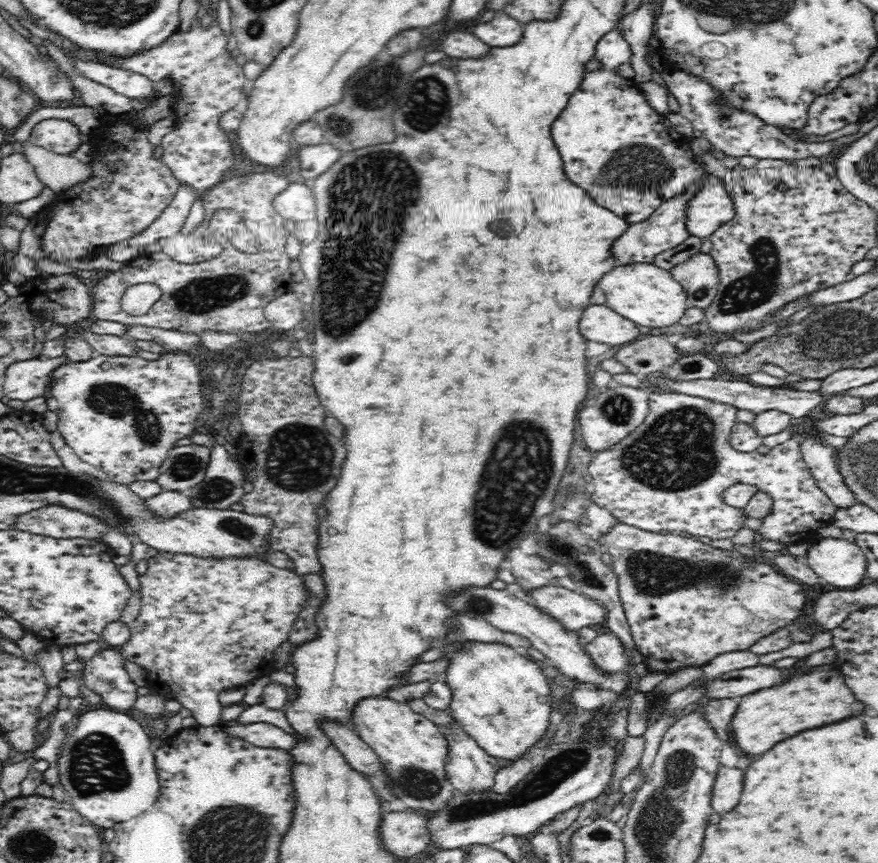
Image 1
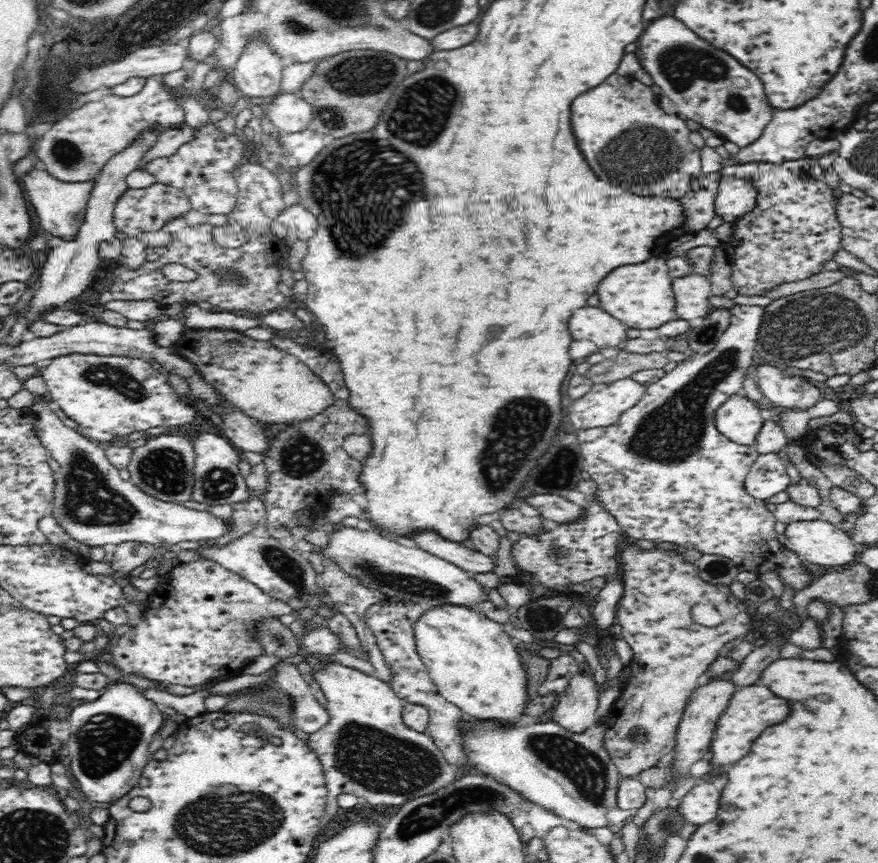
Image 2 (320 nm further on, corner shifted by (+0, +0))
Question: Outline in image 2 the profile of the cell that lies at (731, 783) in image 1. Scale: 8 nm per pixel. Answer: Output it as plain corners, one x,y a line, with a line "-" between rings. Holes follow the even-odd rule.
711,780
698,782
680,800
678,813
688,824
700,826
704,822
714,820
718,810
720,790
714,788

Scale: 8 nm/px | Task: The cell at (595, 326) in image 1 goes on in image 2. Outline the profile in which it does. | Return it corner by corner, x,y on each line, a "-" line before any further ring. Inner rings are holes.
592,306
578,308
572,314
570,334
574,340
590,340
600,348
618,346
626,337
627,327
620,320
612,318
608,312

